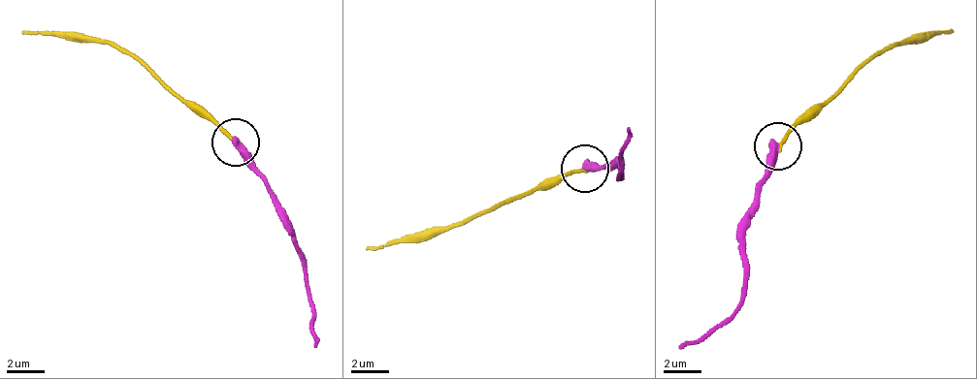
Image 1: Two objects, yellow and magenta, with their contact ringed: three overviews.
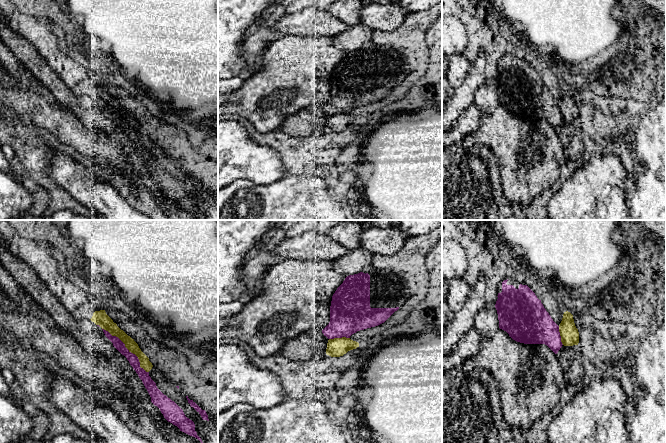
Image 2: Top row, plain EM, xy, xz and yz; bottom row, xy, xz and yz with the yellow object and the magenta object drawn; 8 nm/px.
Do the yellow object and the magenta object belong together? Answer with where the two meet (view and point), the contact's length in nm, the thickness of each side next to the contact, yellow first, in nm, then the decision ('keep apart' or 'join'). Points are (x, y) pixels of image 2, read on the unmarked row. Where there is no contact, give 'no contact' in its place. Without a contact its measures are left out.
meets yellow in xy at (128, 125); contact 500 nm long; 90 nm thick on the yellow side, 80 nm on the other; keep apart

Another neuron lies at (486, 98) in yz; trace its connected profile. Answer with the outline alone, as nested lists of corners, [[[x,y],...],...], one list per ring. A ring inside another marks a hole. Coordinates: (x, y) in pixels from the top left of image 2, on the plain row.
[[[485,81],[474,94],[474,103],[481,114],[491,114],[499,105],[497,86]]]

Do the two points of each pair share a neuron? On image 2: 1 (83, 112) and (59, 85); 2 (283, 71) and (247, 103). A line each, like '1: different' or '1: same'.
1: same
2: same

